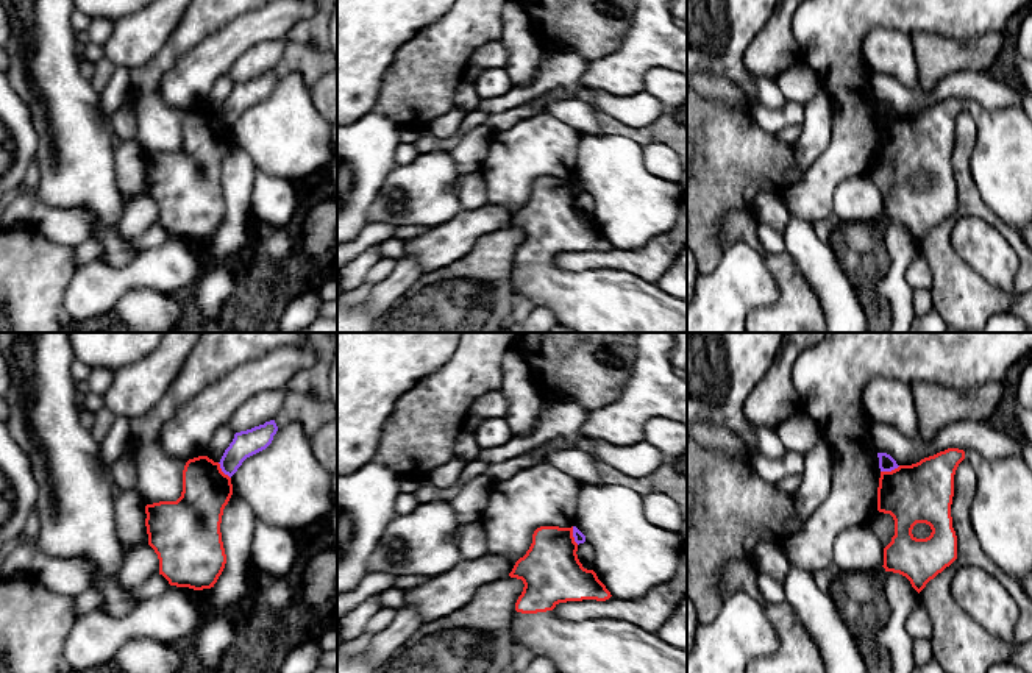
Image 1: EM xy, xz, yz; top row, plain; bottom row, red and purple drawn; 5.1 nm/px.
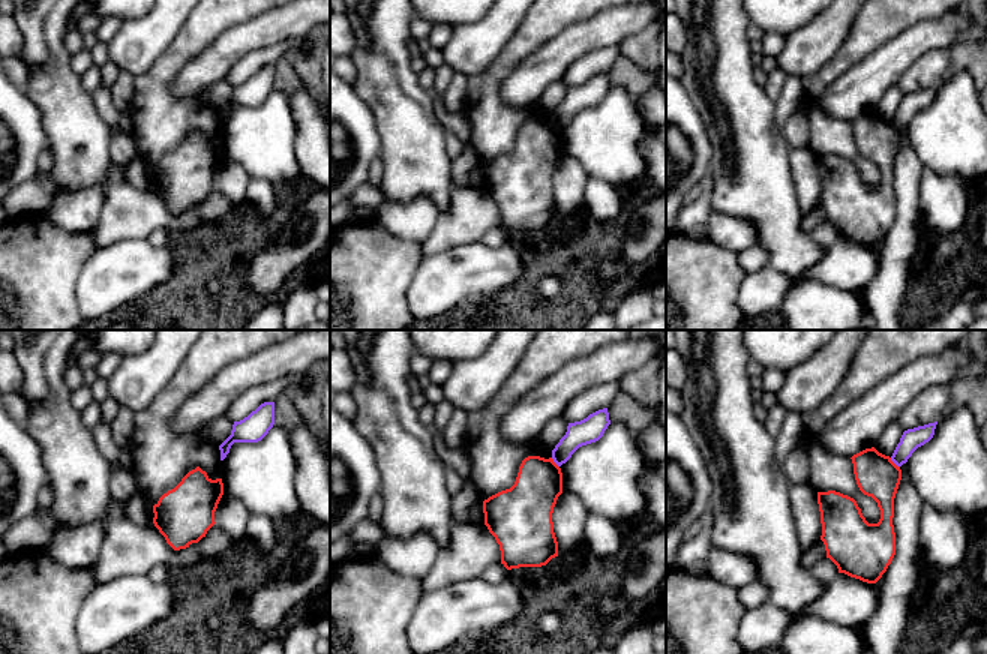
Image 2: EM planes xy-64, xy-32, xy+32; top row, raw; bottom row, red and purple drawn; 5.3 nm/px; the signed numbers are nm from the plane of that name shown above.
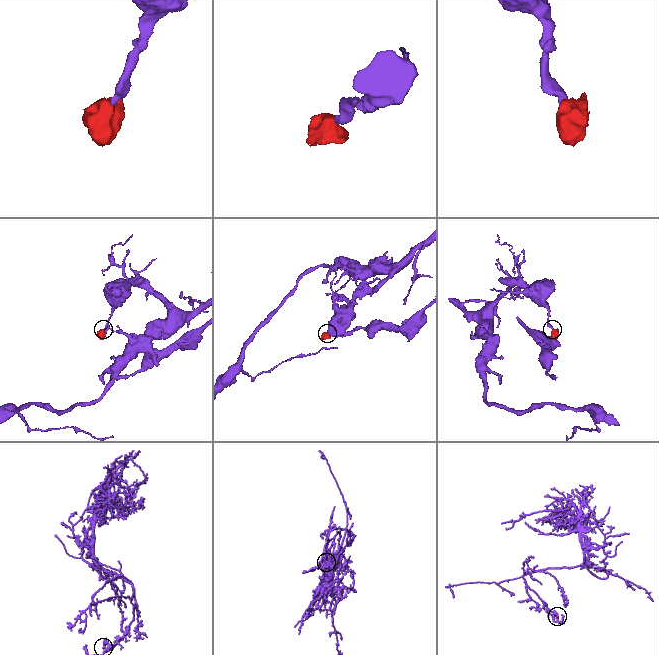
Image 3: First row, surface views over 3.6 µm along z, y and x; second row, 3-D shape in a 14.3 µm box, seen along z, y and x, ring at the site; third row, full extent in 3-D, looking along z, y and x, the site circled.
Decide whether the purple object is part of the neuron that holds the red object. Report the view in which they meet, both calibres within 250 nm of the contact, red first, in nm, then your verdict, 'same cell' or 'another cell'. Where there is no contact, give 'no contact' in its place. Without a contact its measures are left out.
meets red in yz; 300 nm thick on the red side, 80 nm on the other; another cell

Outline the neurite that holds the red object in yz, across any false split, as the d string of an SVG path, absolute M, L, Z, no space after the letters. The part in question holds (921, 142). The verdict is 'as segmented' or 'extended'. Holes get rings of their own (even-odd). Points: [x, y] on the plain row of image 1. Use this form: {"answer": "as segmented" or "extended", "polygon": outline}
{"answer": "extended", "polygon": "M948 98L912 116L899 116L881 122L877 137L877 161L895 170L895 186L884 198L884 219L906 226L920 244L926 234L957 209L957 186L952 178L951 155L954 125L962 111L976 122L976 145L970 158L970 170L977 192L990 211L1004 223L1021 230L1032 219L1032 120L1023 106L1007 106L995 111L977 101ZM926 173L932 183L916 189L912 180Z"}

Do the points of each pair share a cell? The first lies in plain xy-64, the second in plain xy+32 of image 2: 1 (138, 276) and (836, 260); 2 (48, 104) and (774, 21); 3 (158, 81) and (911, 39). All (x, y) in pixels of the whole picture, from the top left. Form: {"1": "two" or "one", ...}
{"1": "one", "2": "two", "3": "two"}

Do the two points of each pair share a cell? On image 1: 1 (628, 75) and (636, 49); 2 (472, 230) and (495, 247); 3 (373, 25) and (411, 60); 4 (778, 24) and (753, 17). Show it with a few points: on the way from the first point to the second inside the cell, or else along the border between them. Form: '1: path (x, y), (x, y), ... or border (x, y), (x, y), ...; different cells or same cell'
1: path (628, 69), (628, 63), (636, 55); same cell
2: border (508, 225), (483, 235), (461, 258), (453, 261); different cells
3: border (428, 27), (423, 27), (398, 49), (381, 81); different cells
4: border (770, 16), (747, 52); different cells

